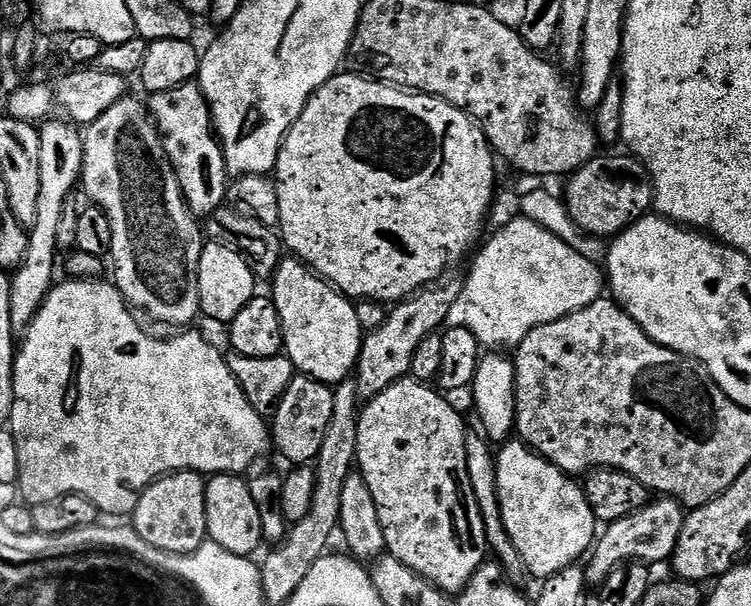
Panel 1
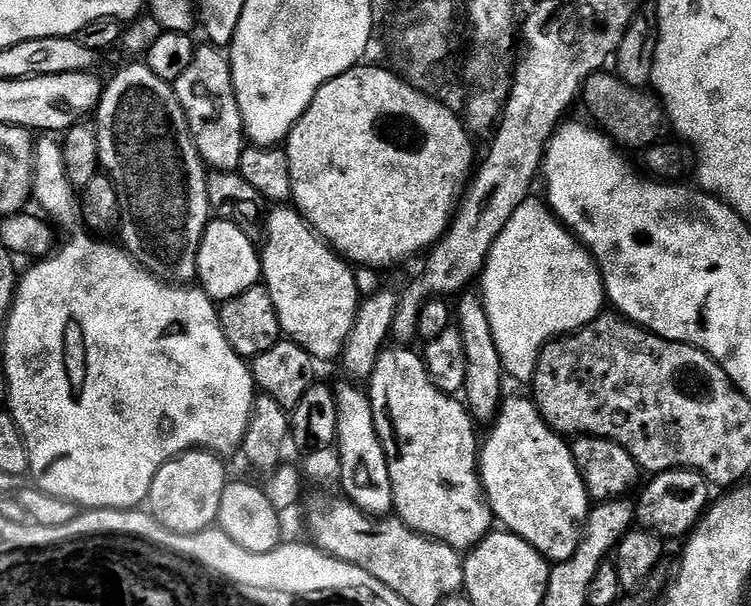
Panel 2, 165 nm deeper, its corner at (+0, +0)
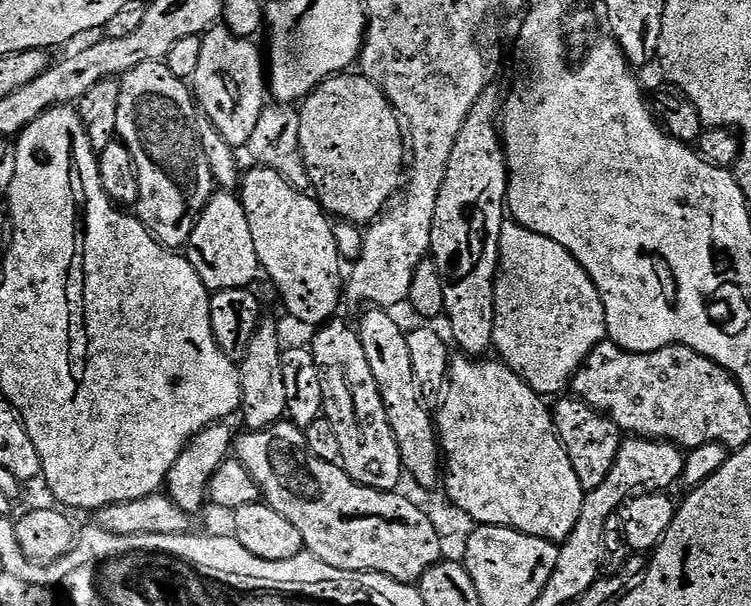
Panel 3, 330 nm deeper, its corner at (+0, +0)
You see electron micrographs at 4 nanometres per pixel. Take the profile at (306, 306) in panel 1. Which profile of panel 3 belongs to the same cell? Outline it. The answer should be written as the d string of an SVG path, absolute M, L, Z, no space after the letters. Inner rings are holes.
M252 166L243 173L238 189L240 205L246 210L246 222L250 222L250 234L254 238L254 250L258 254L263 275L272 279L284 308L296 320L304 324L323 326L337 315L336 307L342 304L342 261L334 242L333 221L320 206L320 201L307 191L290 186L274 170Z

